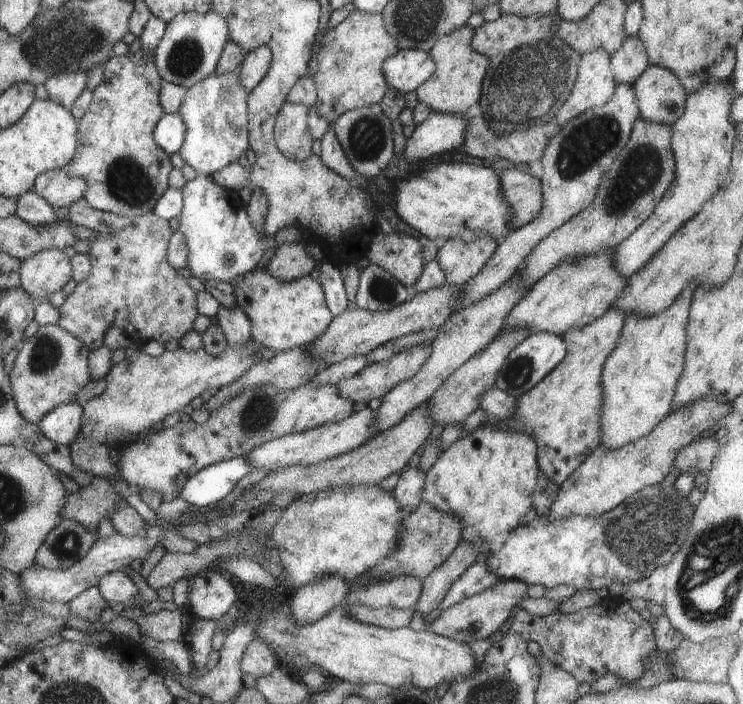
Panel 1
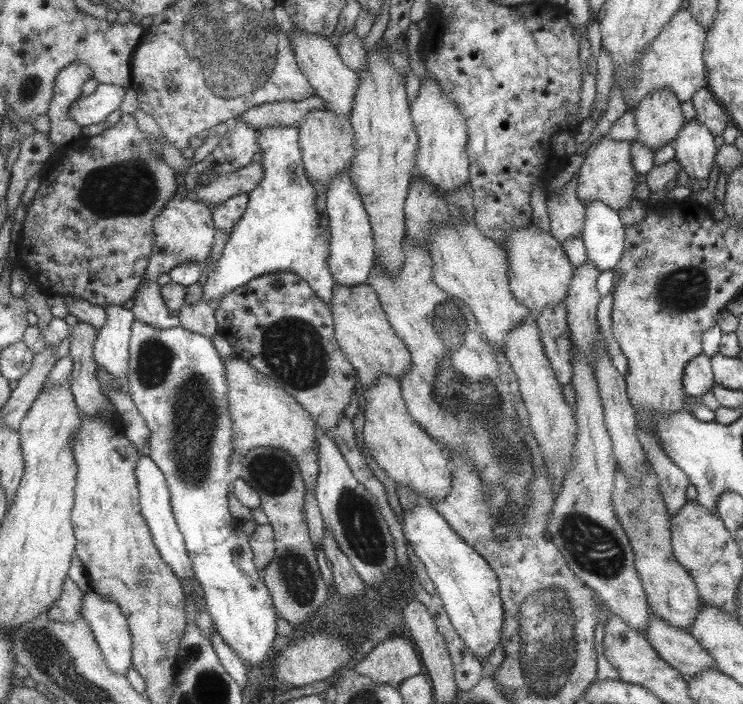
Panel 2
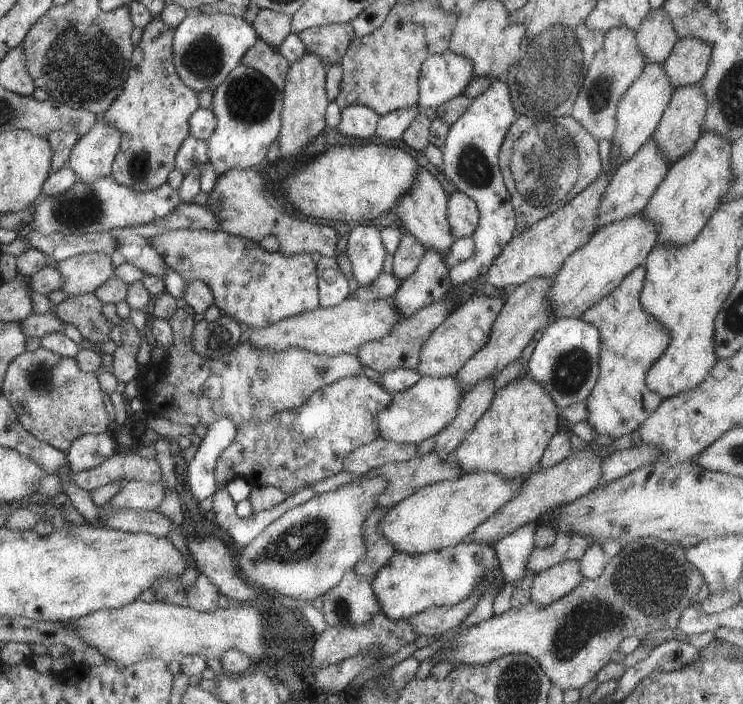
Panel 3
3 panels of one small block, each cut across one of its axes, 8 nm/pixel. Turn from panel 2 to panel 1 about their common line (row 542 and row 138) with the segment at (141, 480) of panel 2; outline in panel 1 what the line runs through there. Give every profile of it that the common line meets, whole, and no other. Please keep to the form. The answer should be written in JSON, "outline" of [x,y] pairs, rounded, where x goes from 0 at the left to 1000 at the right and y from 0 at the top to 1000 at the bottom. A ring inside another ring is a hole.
{"outline":[[[236,158],[234,161],[217,163],[206,183],[205,192],[211,207],[227,220],[238,214],[244,207],[248,200],[249,186],[249,175],[242,162]]]}

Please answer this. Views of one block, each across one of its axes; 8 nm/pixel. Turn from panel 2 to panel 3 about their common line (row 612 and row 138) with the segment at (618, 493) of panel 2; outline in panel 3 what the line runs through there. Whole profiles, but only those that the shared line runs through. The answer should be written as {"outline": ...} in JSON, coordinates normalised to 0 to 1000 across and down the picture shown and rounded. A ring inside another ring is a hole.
{"outline":[[[941,119],[919,121],[907,126],[900,149],[891,163],[880,190],[875,193],[876,199],[883,202],[887,216],[900,233],[915,222],[925,219],[934,209],[946,186],[952,153],[952,136],[948,135],[946,125]]]}

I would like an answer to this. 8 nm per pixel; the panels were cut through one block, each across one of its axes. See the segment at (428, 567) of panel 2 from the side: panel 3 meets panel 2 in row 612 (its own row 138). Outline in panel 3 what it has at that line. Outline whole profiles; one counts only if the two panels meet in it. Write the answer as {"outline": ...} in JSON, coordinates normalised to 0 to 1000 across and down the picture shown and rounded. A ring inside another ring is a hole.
{"outline":[[[682,112],[664,114],[659,124],[641,136],[629,151],[629,156],[610,173],[594,210],[595,236],[591,243],[607,256],[615,271],[639,287],[645,304],[642,321],[633,335],[638,347],[635,362],[603,385],[610,406],[638,399],[643,392],[651,391],[661,371],[693,331],[692,295],[670,234],[673,205],[685,178],[696,166],[686,138]]]}

